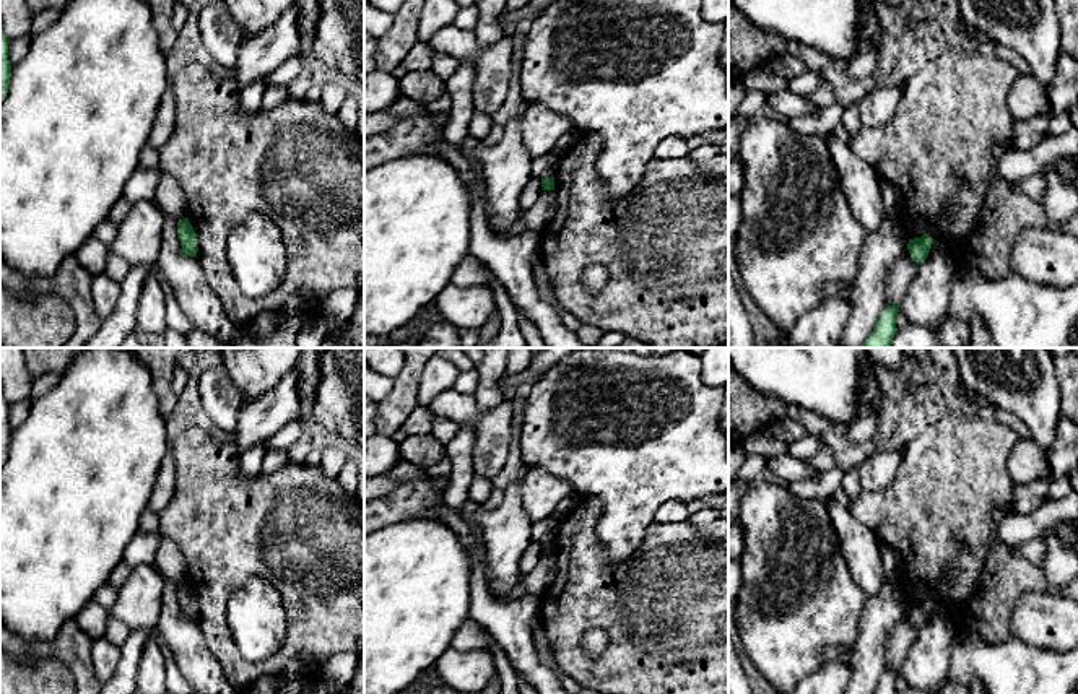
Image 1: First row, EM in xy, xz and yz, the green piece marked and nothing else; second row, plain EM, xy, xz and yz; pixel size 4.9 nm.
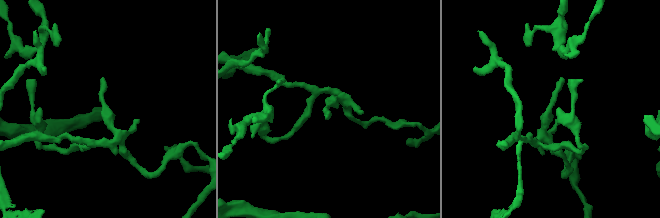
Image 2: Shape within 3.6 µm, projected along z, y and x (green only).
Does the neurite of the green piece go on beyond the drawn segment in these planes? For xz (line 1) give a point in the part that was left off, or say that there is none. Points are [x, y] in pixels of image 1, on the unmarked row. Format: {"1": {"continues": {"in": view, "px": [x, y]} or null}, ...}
{"1": {"continues": null}}

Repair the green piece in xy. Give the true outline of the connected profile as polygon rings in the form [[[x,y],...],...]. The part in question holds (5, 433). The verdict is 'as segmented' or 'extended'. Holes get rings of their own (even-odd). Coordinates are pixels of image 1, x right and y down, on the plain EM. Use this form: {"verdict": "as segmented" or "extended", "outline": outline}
{"verdict": "as segmented", "outline": [[[0,384],[0,468],[7,462],[8,449],[11,442],[11,429],[8,424],[8,408],[10,408],[10,403],[3,395],[2,384]]]}

